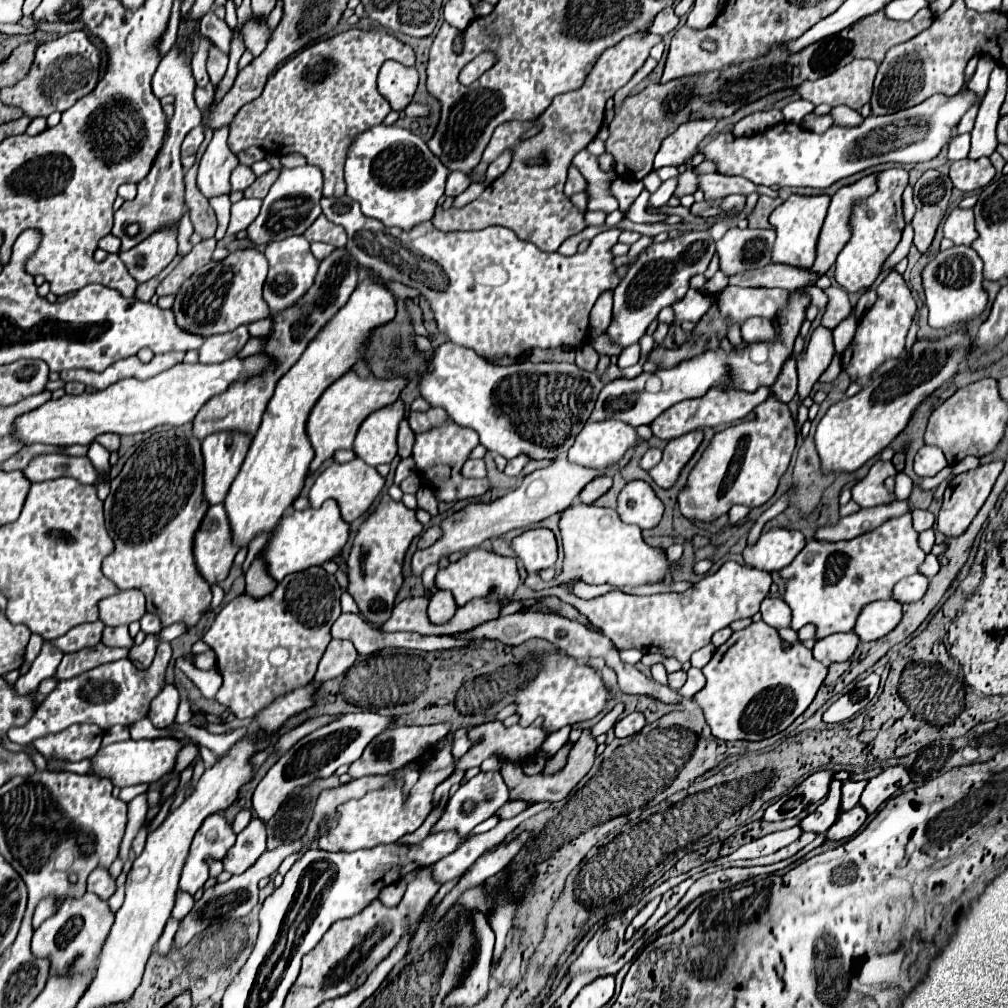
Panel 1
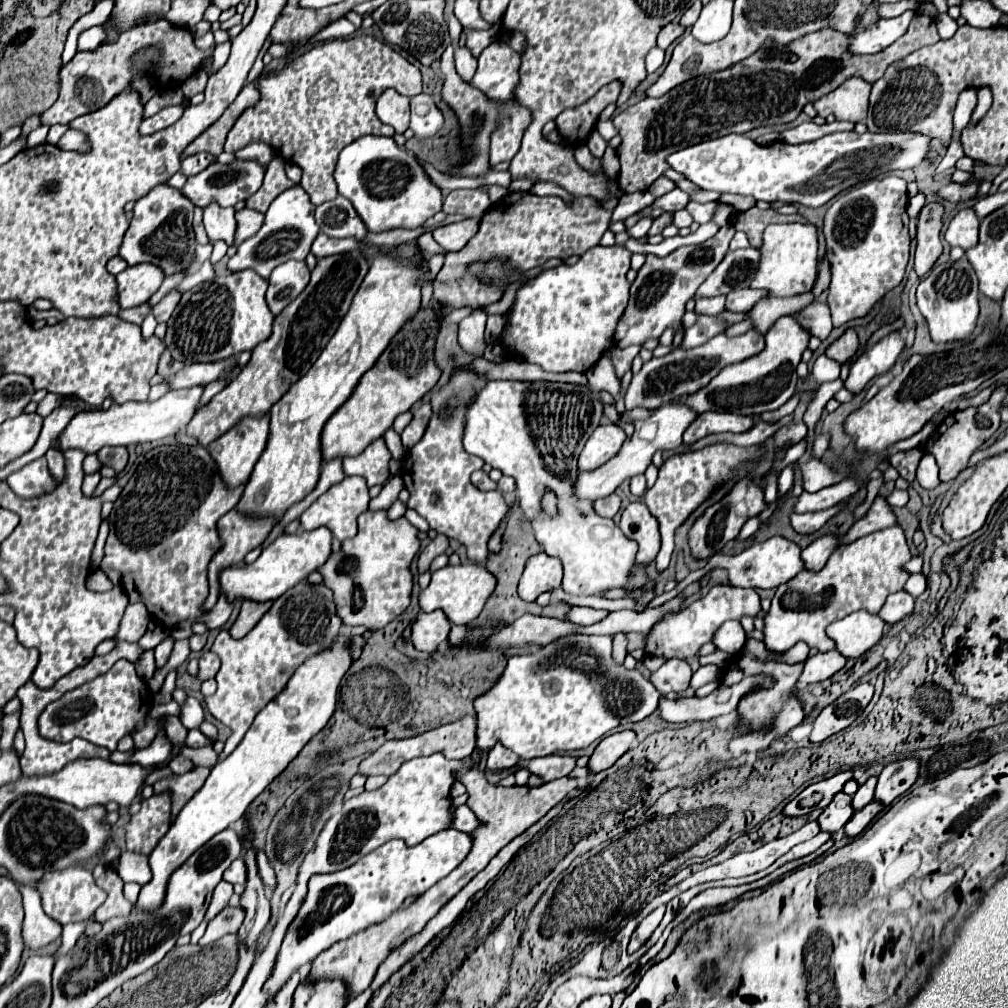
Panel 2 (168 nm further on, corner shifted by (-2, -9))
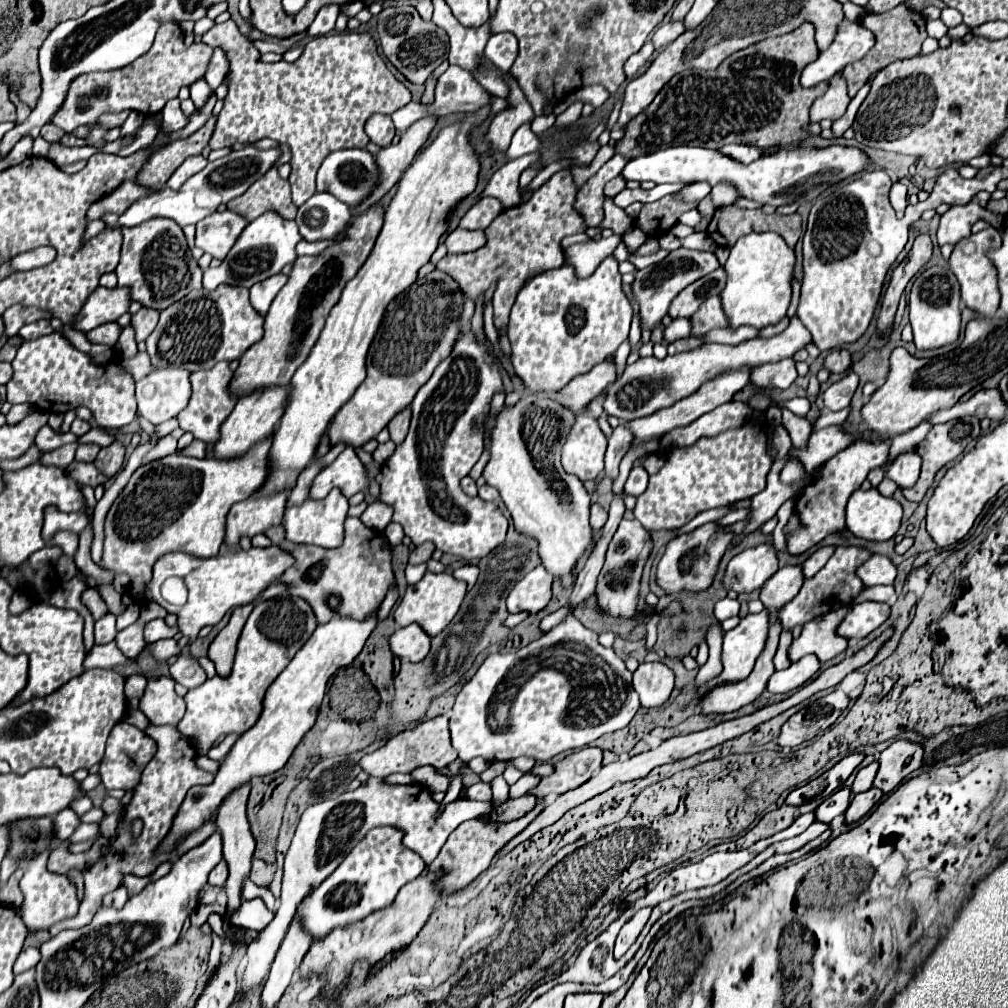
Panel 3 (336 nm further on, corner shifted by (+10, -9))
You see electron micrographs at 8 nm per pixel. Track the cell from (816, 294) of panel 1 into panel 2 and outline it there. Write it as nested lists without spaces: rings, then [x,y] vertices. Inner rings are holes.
[[[885,174],[857,184],[849,193],[839,195],[827,209],[823,231],[833,269],[827,303],[835,327],[867,315],[887,291],[903,281],[909,261],[907,201],[907,183]]]

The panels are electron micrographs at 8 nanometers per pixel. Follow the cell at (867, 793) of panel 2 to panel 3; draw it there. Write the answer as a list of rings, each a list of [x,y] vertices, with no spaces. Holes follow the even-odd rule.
[[[873,761],[871,765],[859,769],[859,773],[857,773],[857,777],[855,777],[855,783],[853,783],[853,787],[851,787],[853,793],[863,793],[863,791],[871,789],[871,787],[873,787],[873,779],[875,779],[875,775],[877,775],[877,769],[879,769],[879,763],[877,763],[877,761]]]

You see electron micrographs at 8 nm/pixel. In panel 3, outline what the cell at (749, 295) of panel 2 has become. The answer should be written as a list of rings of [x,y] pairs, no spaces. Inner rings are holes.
[[[707,297],[697,313],[691,315],[691,337],[705,337],[713,329],[727,327],[727,319],[723,319],[723,311],[719,307],[719,297]]]

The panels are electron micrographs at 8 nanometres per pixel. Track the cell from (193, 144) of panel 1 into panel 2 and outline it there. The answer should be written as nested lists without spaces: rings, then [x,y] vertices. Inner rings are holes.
[[[195,153],[195,155],[189,155],[187,159],[181,161],[181,171],[191,177],[191,175],[203,171],[211,161],[213,161],[211,153]]]

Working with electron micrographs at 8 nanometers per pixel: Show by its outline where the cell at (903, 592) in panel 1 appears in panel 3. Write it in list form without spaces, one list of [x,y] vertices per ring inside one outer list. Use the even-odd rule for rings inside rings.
[[[861,603],[855,605],[847,617],[839,623],[837,635],[851,641],[851,639],[863,639],[873,629],[877,629],[885,619],[889,617],[889,605],[887,603]]]

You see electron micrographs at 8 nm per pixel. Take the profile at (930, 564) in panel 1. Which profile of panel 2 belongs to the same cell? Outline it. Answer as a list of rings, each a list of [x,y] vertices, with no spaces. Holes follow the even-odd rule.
[[[913,573],[913,575],[907,579],[905,589],[907,589],[909,593],[913,593],[915,597],[919,597],[919,595],[925,593],[925,589],[927,589],[927,577],[925,577],[923,573]]]

